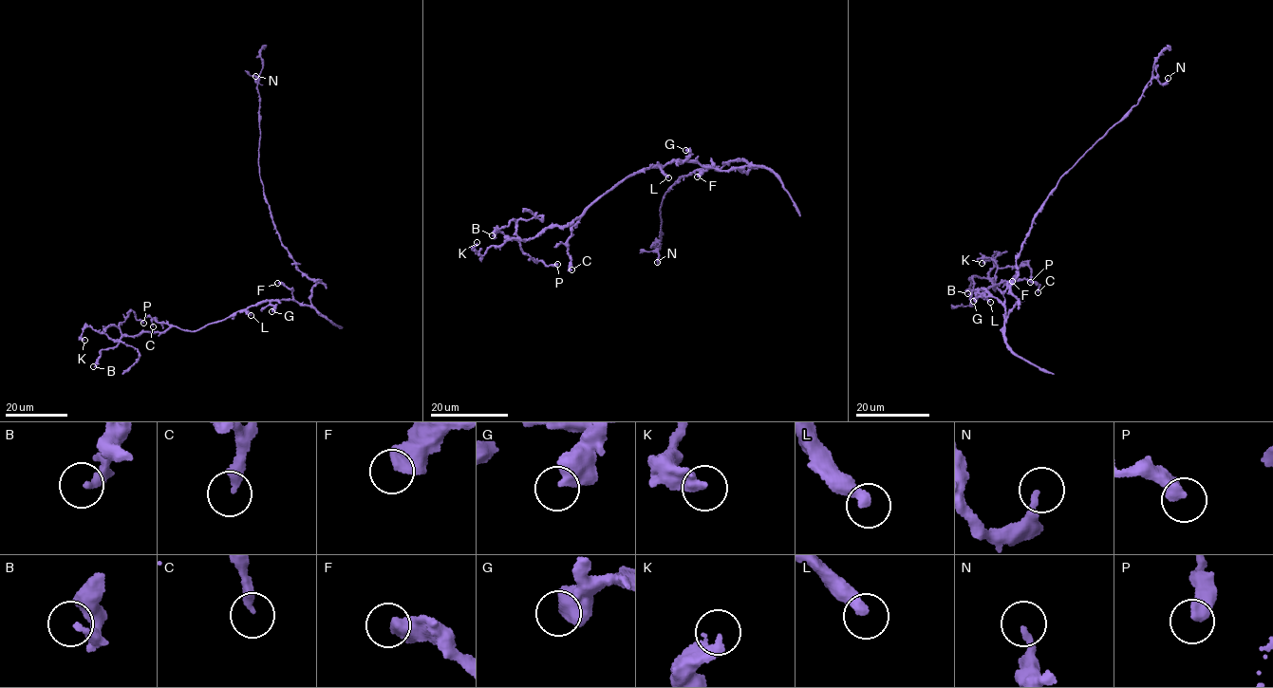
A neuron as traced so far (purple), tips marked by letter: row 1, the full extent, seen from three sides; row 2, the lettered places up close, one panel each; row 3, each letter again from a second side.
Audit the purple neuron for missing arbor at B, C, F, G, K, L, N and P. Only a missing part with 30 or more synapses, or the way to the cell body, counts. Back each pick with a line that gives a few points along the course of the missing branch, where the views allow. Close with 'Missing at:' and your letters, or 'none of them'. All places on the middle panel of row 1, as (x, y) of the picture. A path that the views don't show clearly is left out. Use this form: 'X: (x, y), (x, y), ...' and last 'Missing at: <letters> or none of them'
Missing at: none of them

